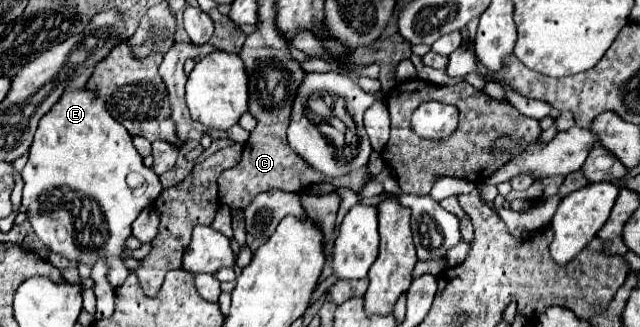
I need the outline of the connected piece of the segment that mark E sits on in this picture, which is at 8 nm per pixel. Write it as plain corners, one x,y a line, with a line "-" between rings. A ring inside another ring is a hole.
85,87
67,89
51,111
43,115
21,177
23,207
45,247
71,261
85,261
87,265
93,265
99,257
105,257
109,263
109,281
113,287
119,287
131,273
121,259
125,239
131,235
131,223
157,199
163,185
159,177
143,165
141,155
131,143
131,135
109,115
105,101
99,99
95,91

